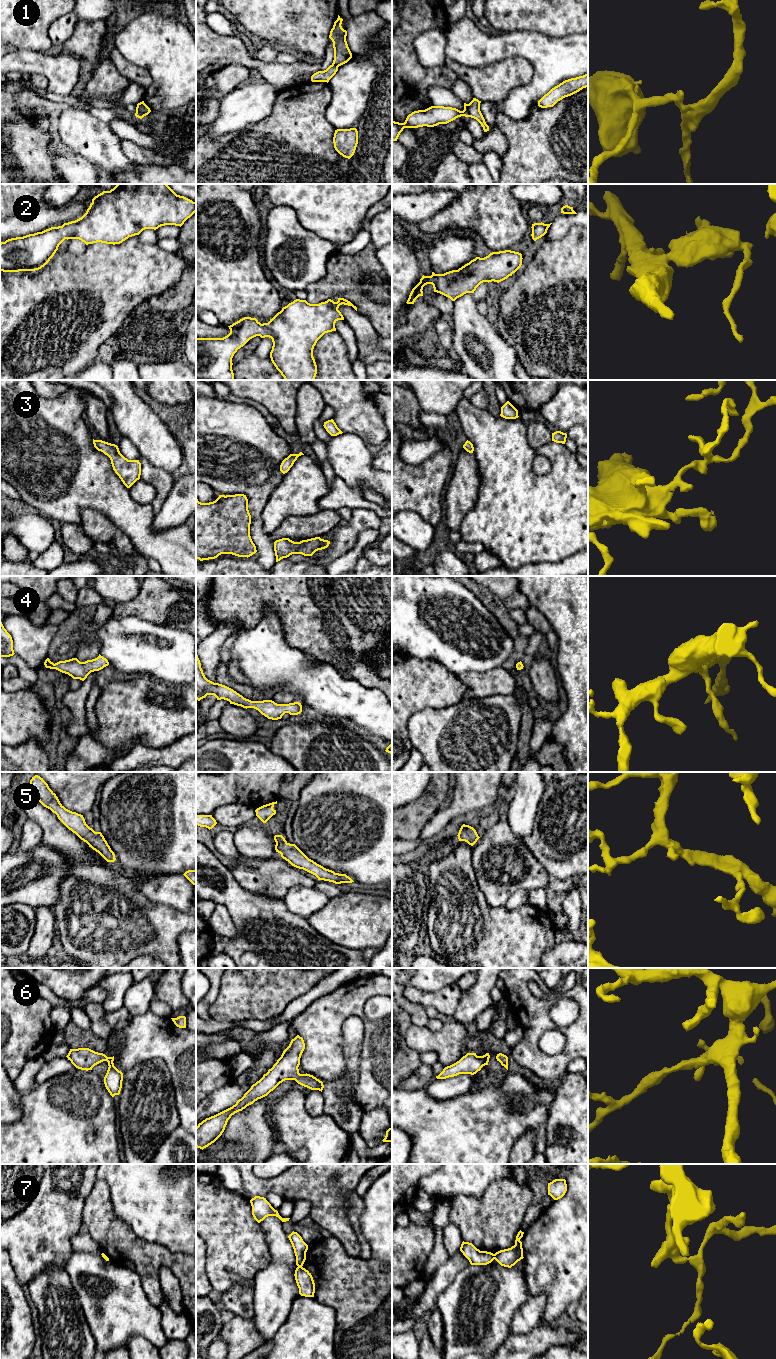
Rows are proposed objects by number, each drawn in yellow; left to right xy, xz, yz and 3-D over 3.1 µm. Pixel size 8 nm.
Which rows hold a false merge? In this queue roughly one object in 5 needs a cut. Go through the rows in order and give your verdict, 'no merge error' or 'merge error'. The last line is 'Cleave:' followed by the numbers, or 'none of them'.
1: merge error
2: no merge error
3: no merge error
4: no merge error
5: no merge error
6: no merge error
7: merge error
Cleave: 1, 7

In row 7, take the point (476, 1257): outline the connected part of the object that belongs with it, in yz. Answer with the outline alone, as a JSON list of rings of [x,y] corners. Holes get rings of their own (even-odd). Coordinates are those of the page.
[[[462,1242],[460,1251],[469,1260],[471,1265],[487,1265],[495,1259],[491,1252],[480,1251],[472,1243]]]

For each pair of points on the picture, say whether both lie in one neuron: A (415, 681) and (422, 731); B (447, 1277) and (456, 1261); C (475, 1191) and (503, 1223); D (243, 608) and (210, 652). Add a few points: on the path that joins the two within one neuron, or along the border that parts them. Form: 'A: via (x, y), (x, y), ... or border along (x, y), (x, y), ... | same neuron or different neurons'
A: border along (442, 707), (414, 712), (407, 730) | different neurons
B: via (447, 1273), (453, 1265) | same neuron
C: border along (496, 1180), (478, 1198), (457, 1195) | different neurons
D: border along (218, 627), (224, 624), (235, 623), (240, 628) | different neurons

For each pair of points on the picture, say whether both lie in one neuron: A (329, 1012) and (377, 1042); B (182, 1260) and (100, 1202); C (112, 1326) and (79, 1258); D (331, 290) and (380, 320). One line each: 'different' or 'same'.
A: same
B: same
C: same
D: same

